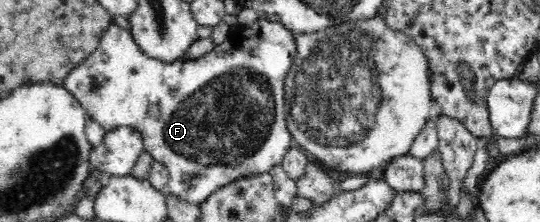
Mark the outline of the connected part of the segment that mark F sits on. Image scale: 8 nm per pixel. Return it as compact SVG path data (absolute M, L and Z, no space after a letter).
M259 19L255 23L249 24L249 37L243 37L243 41L227 38L219 45L216 45L209 53L199 57L197 61L181 61L179 59L164 62L143 53L131 31L119 27L117 23L112 23L101 37L99 47L94 49L81 62L81 65L77 65L75 69L70 70L64 77L62 86L82 105L82 108L87 112L88 119L95 122L95 124L100 124L106 134L113 132L116 128L125 128L126 126L137 129L143 137L145 150L155 161L165 165L170 173L170 180L167 185L167 190L171 192L169 195L199 206L208 201L213 193L235 181L235 179L245 175L250 176L251 174L269 172L275 165L283 164L284 157L288 153L291 144L293 144L286 123L285 79L291 71L293 59L297 57L296 34L296 32L285 28L285 24Z

